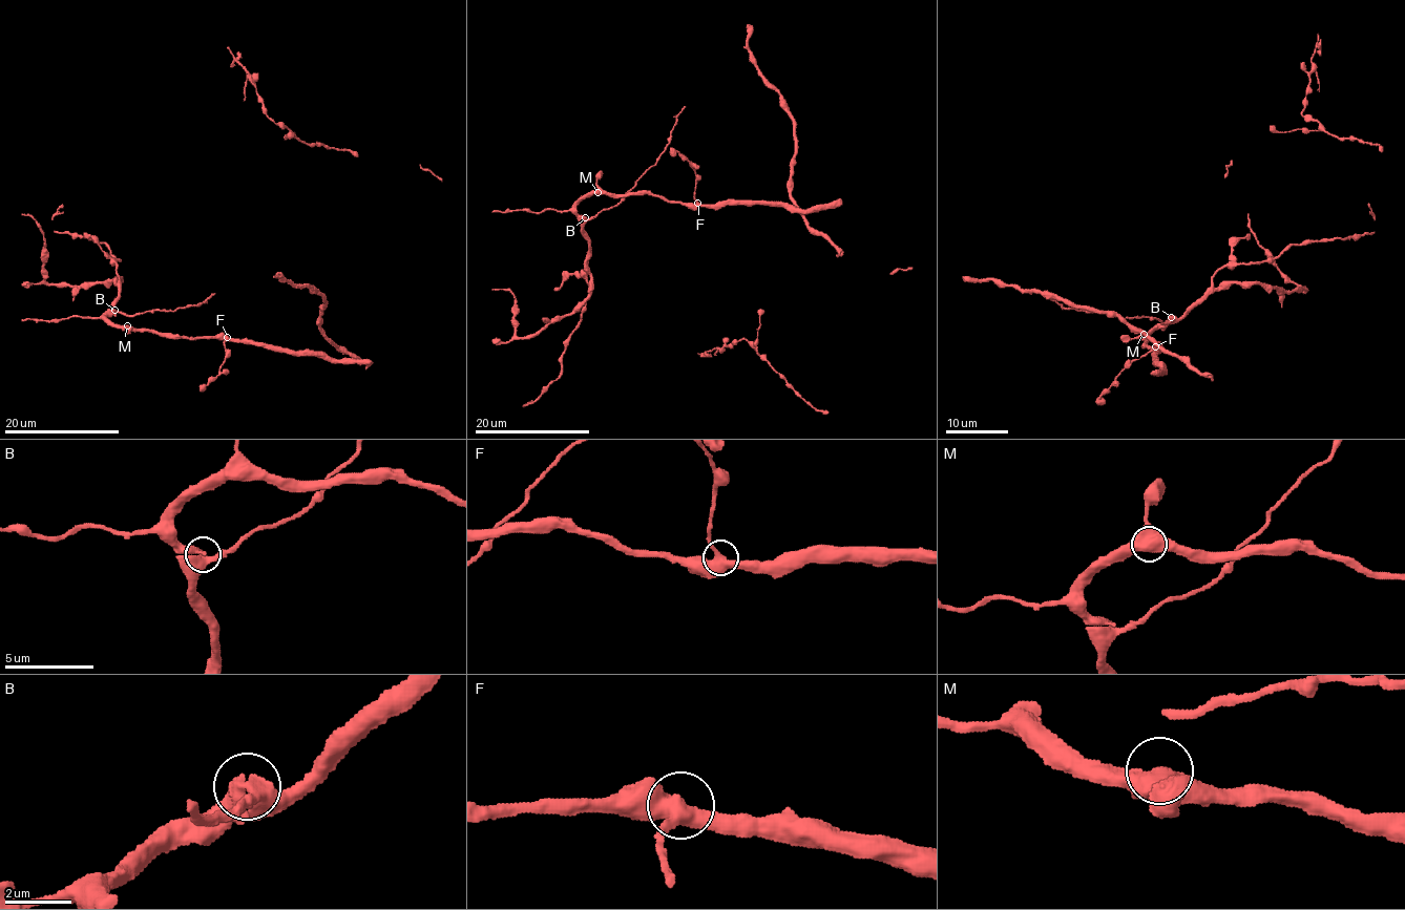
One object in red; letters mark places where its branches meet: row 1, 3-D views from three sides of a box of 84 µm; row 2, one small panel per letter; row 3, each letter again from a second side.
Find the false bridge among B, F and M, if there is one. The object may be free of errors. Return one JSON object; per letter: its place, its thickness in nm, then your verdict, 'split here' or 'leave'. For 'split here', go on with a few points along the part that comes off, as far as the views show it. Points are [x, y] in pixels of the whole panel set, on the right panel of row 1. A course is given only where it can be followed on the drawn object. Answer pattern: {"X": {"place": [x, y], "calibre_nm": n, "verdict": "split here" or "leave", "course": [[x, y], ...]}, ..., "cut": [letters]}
{"B": {"place": [1171, 317], "calibre_nm": 500, "verdict": "leave"}, "F": {"place": [1155, 346], "calibre_nm": 440, "verdict": "leave"}, "M": {"place": [1144, 334], "calibre_nm": 440, "verdict": "leave"}, "cut": []}

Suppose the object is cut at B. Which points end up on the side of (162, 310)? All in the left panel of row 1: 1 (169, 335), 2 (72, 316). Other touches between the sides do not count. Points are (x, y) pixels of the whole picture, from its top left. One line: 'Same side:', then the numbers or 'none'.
Same side: none

